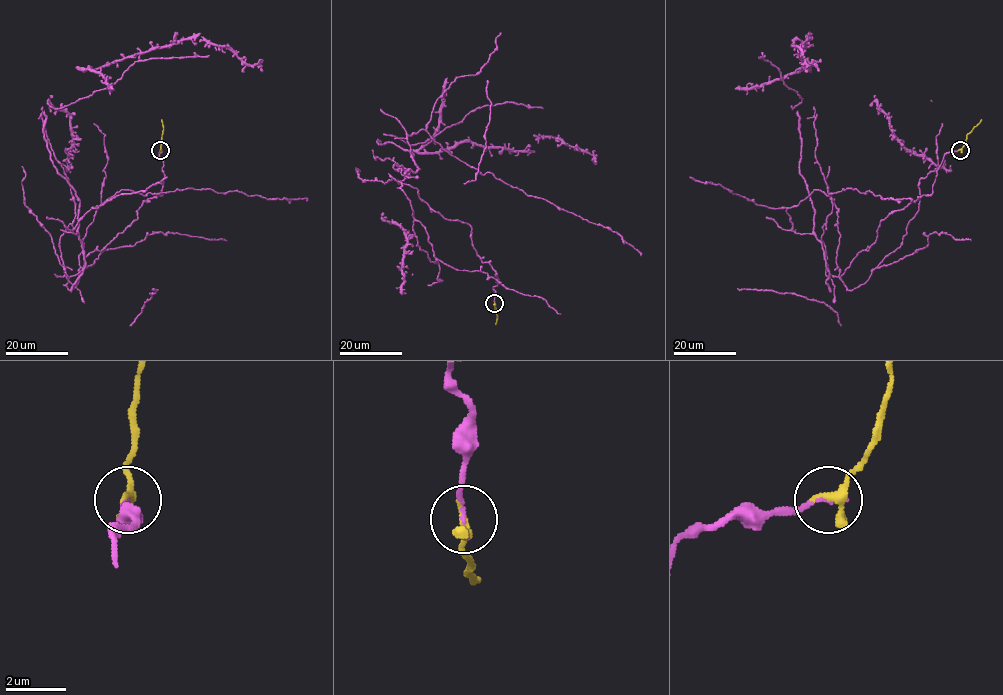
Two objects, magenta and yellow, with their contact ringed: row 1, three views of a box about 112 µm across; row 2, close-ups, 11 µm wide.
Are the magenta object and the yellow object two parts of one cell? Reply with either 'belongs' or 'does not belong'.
belongs

